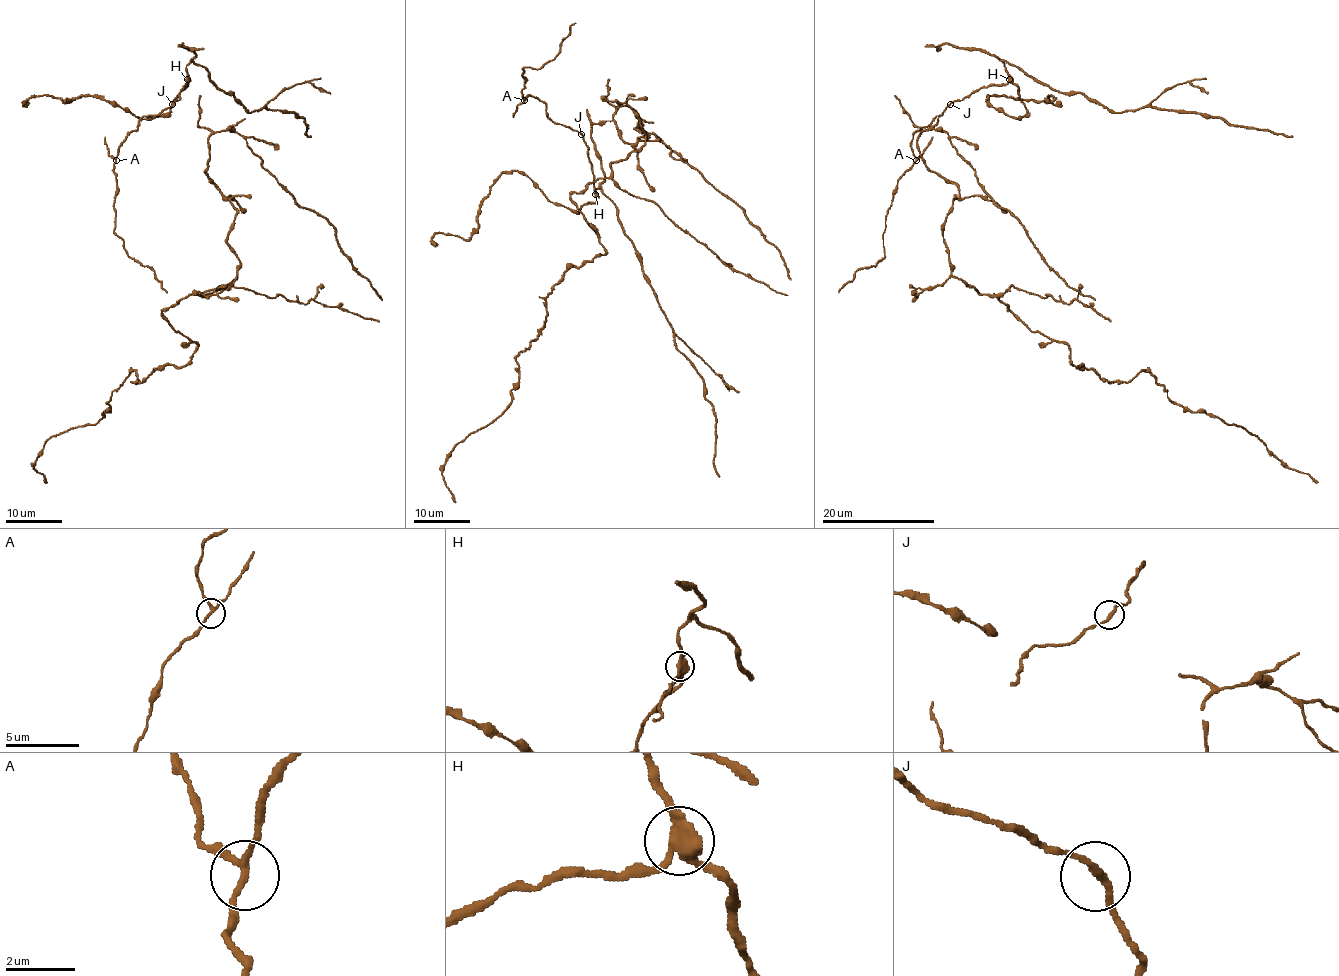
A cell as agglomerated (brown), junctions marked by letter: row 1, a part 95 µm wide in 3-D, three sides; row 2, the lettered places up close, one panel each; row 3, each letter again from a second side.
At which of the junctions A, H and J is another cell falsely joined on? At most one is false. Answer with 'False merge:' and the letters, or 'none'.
False merge: H

